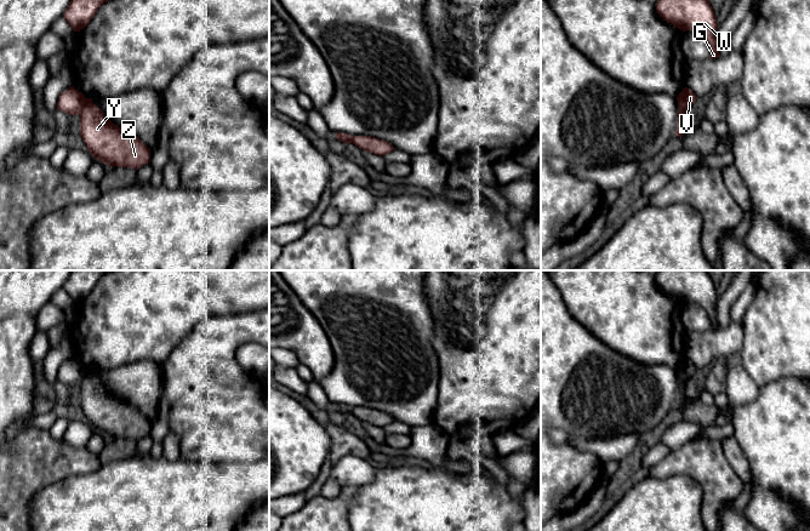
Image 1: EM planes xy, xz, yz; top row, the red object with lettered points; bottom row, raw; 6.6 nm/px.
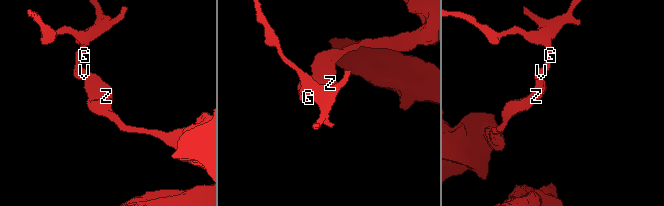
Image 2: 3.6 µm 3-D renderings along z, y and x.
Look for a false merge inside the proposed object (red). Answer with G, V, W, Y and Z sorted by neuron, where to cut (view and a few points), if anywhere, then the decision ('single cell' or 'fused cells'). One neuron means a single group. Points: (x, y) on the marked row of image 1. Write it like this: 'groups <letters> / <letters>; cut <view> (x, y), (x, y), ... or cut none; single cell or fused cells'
groups G V W / Y Z; cut xy (86, 98), (79, 114); fused cells

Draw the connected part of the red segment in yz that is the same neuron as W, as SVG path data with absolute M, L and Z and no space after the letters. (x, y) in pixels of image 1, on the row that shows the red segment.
M658 0L657 13L678 29L701 34L708 42L712 59L718 58L717 16L708 0Z

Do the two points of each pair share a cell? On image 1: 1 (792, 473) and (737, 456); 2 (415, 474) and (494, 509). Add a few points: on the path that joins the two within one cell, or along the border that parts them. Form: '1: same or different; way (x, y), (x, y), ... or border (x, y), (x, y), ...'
1: different; border (734, 435), (748, 463), (753, 486)
2: same; way (434, 494), (450, 509), (474, 509)

